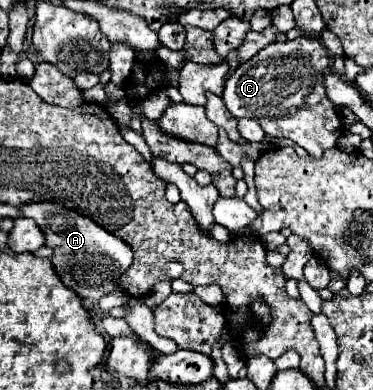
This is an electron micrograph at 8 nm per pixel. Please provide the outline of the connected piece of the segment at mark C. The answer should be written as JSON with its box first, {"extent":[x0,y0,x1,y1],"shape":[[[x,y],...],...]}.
{"extent":[222,35,344,157],"shape":[[[302,35],[294,41],[272,43],[250,61],[244,61],[228,77],[222,99],[234,117],[256,119],[266,135],[288,137],[302,145],[312,157],[320,157],[326,149],[336,147],[338,137],[344,133],[336,107],[332,107],[324,95],[322,81],[328,63],[328,49],[316,37]]]}

